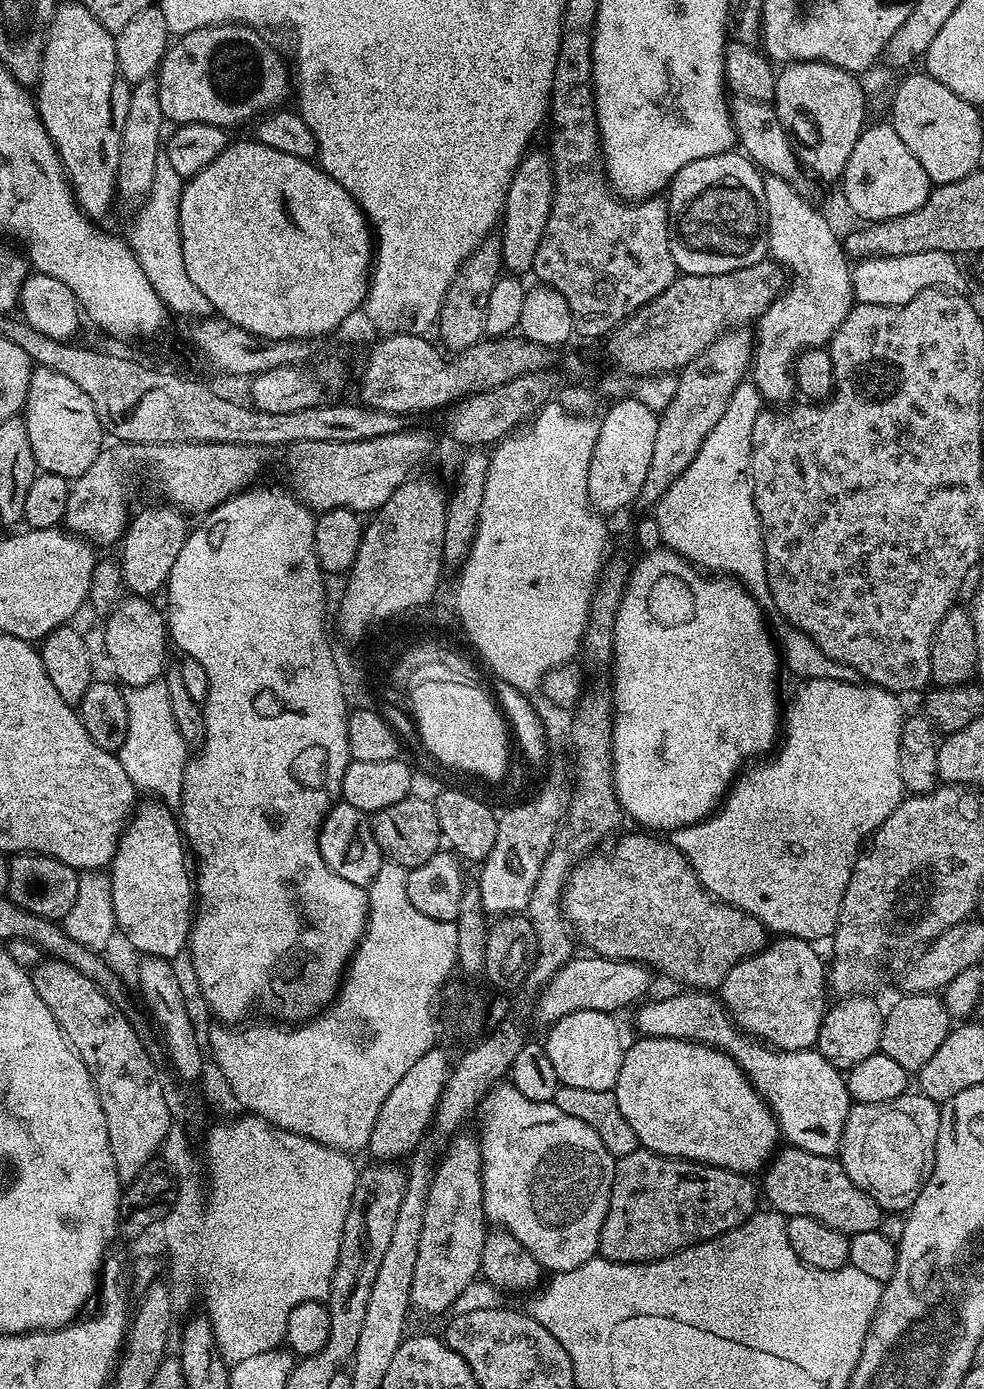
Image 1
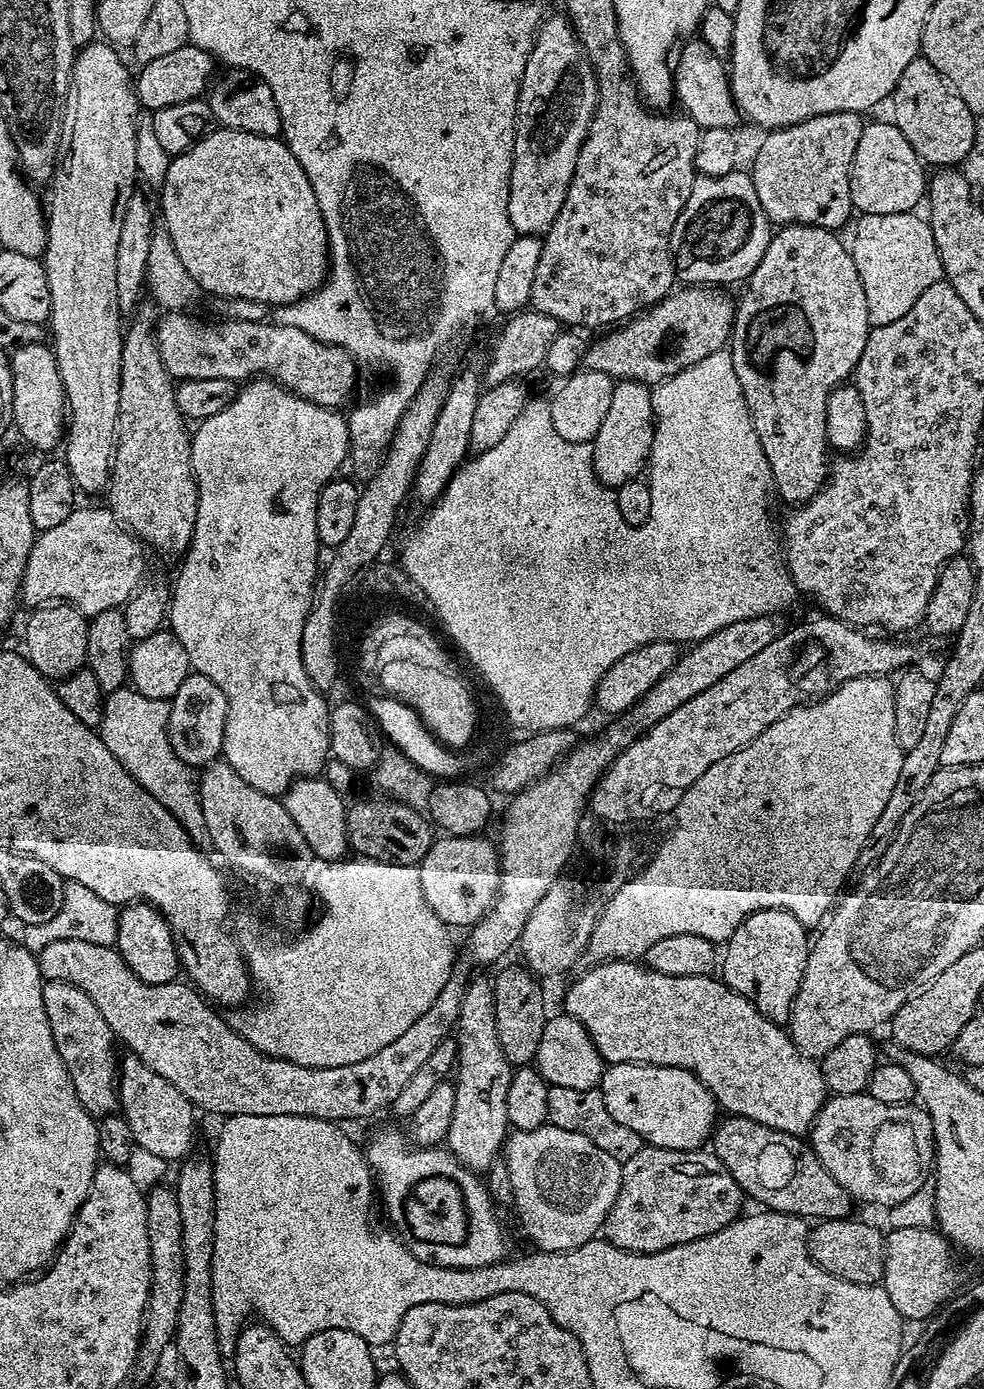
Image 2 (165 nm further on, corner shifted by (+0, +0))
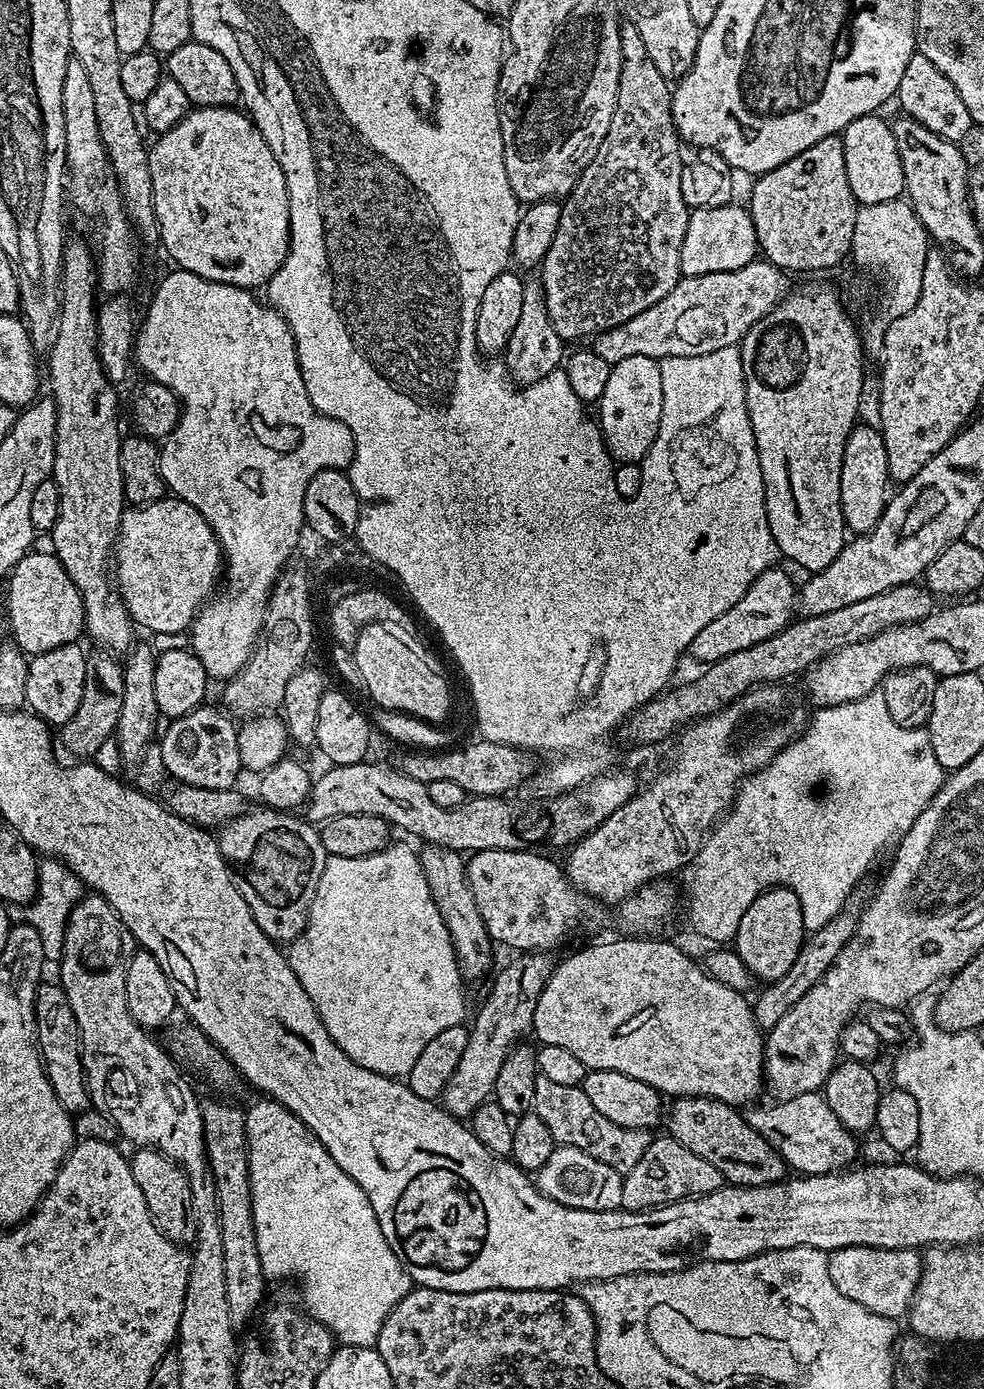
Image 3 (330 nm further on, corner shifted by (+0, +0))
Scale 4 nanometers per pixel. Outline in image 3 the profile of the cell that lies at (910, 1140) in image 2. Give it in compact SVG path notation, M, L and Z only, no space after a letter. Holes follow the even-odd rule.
M820 1092L798 1094L798 1098L790 1098L779 1102L772 1102L769 1108L754 1108L748 1106L743 1109L746 1122L778 1154L783 1158L793 1173L802 1176L825 1176L827 1172L839 1172L847 1169L856 1156L857 1137L834 1115L834 1110L824 1100Z

